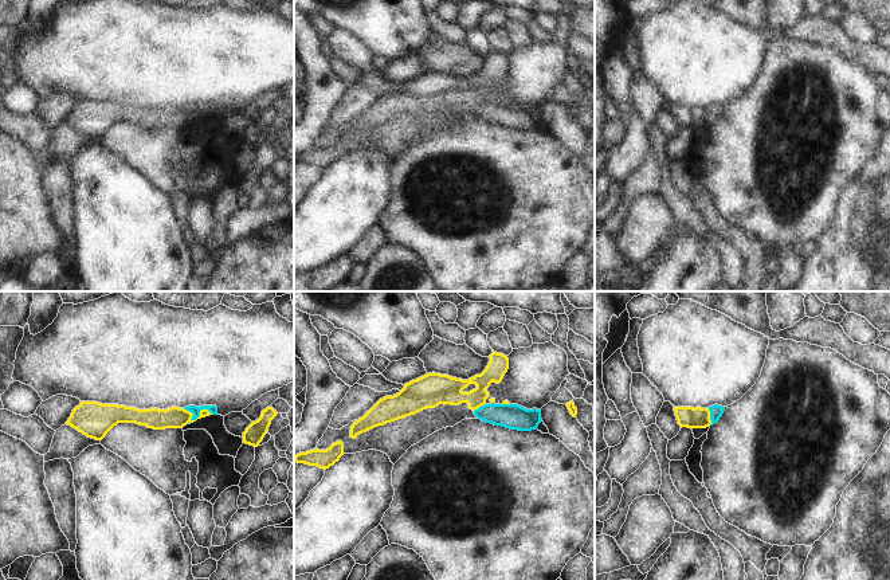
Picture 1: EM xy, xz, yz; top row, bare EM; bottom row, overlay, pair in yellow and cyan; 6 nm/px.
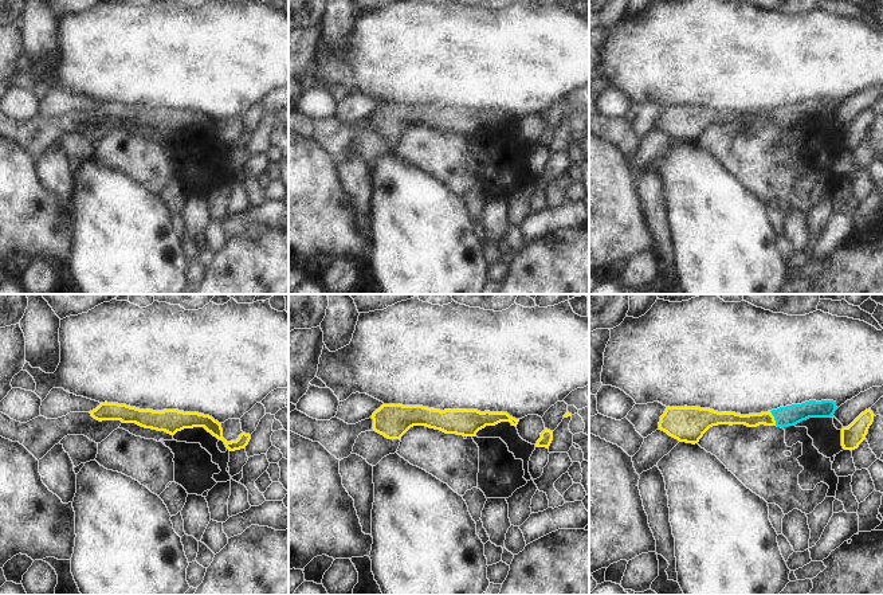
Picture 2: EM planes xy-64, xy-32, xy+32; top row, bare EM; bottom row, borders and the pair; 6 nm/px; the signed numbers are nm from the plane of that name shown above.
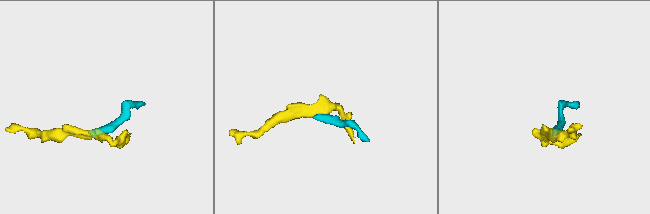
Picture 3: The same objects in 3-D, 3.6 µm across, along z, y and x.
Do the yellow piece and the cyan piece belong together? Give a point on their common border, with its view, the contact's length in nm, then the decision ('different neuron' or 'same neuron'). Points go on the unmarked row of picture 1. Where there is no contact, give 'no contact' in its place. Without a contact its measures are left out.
xy (199, 116) | 190 nm | same neuron

